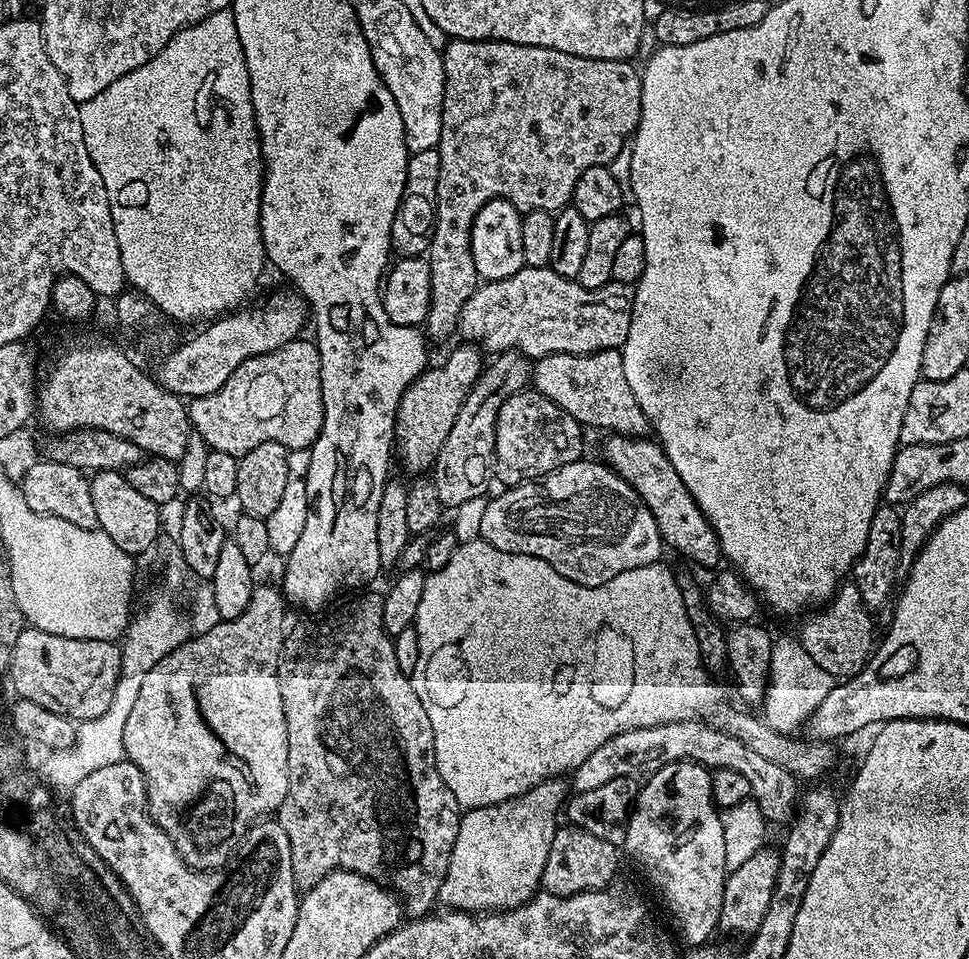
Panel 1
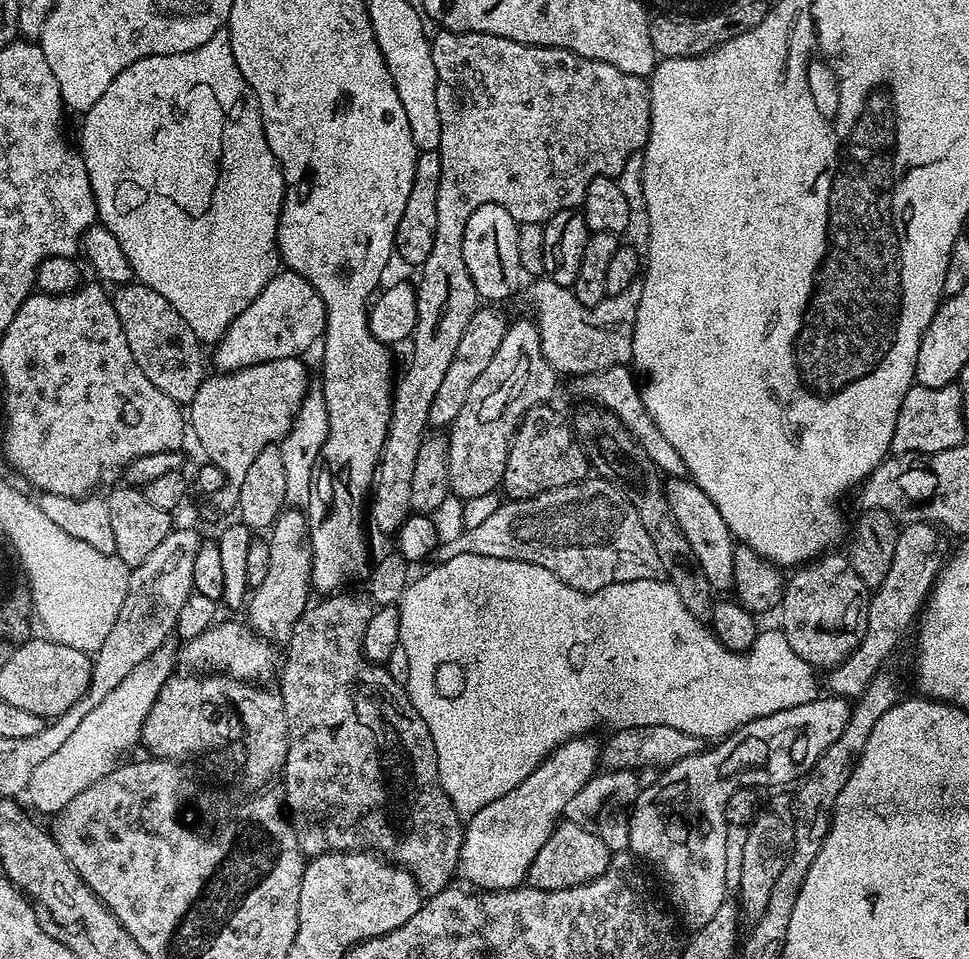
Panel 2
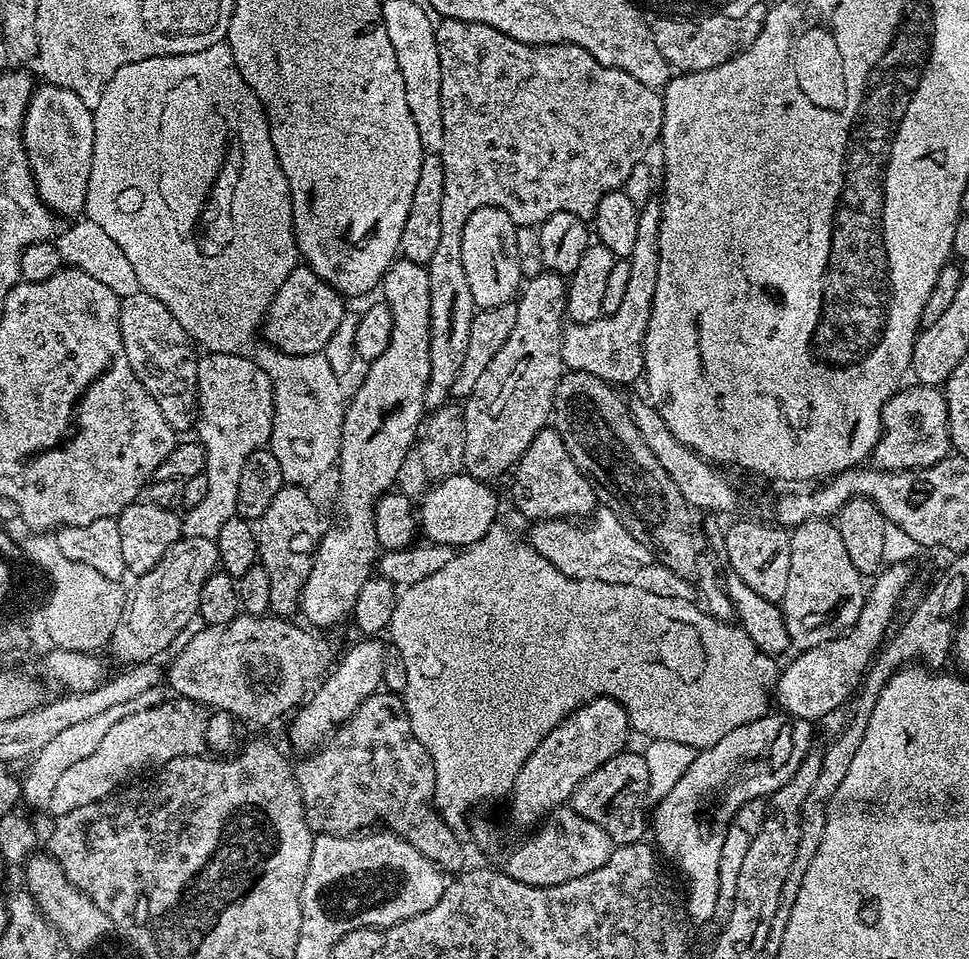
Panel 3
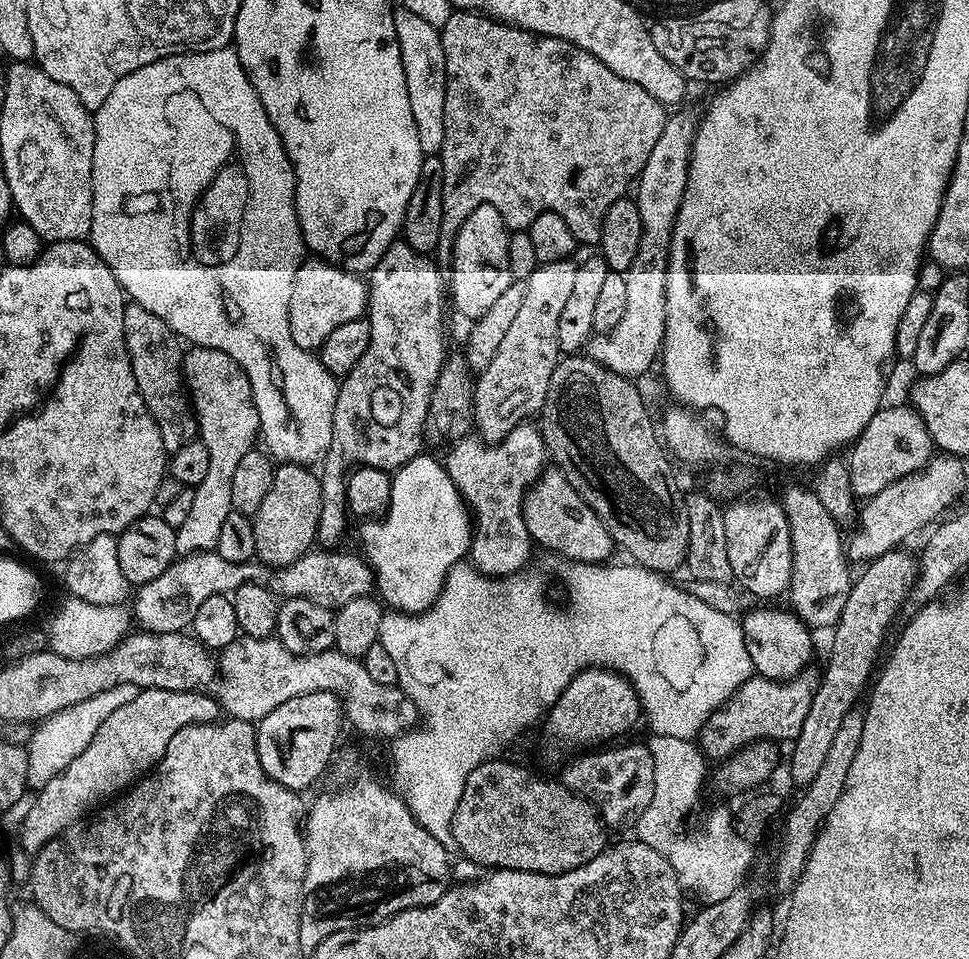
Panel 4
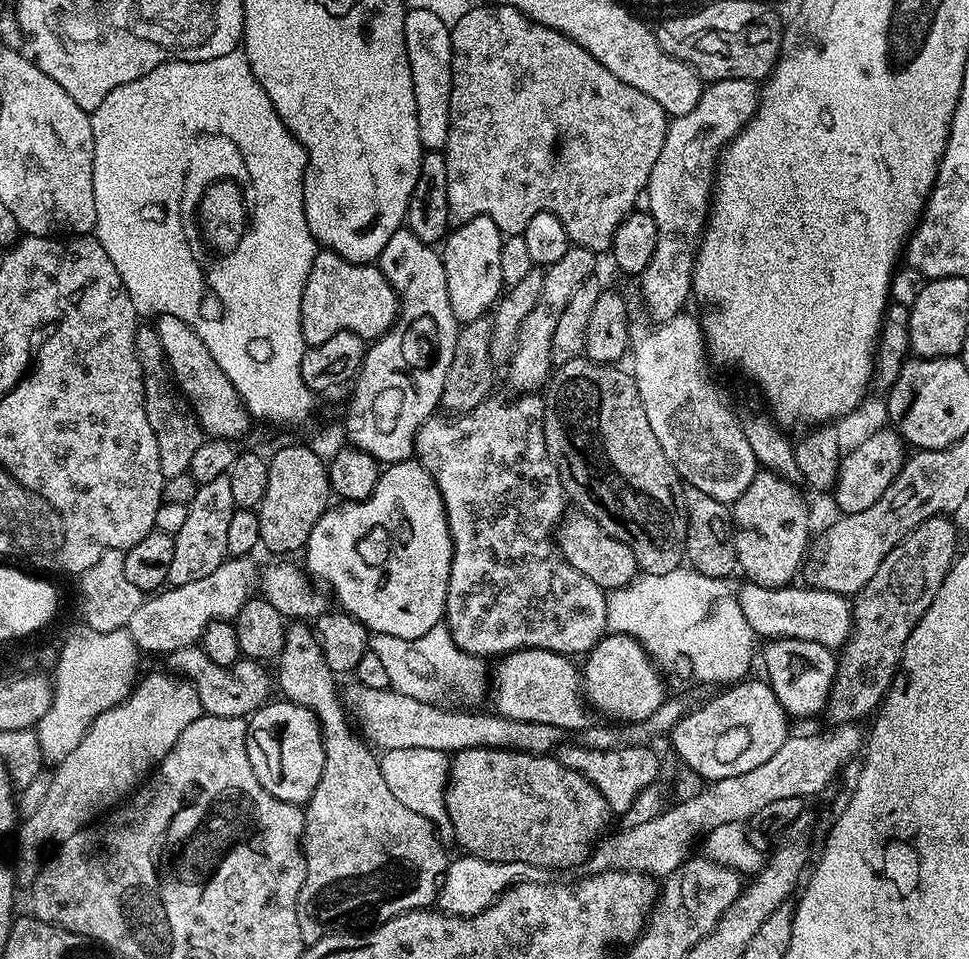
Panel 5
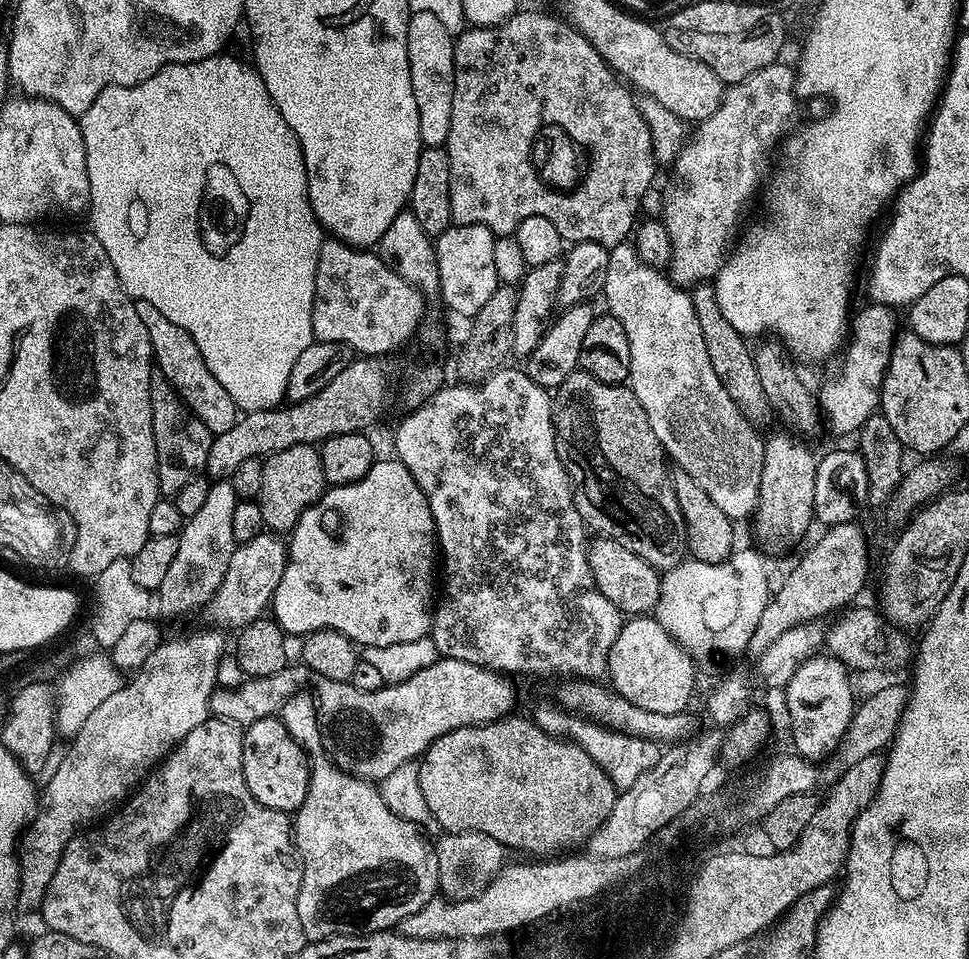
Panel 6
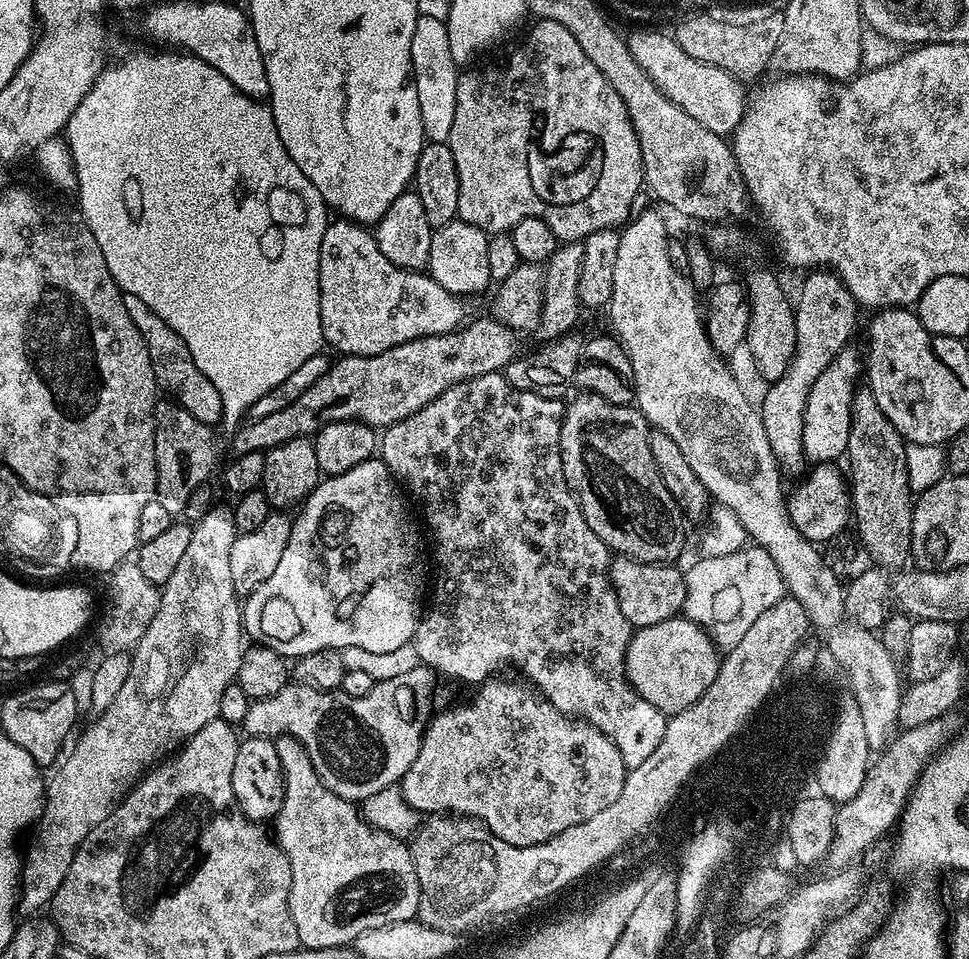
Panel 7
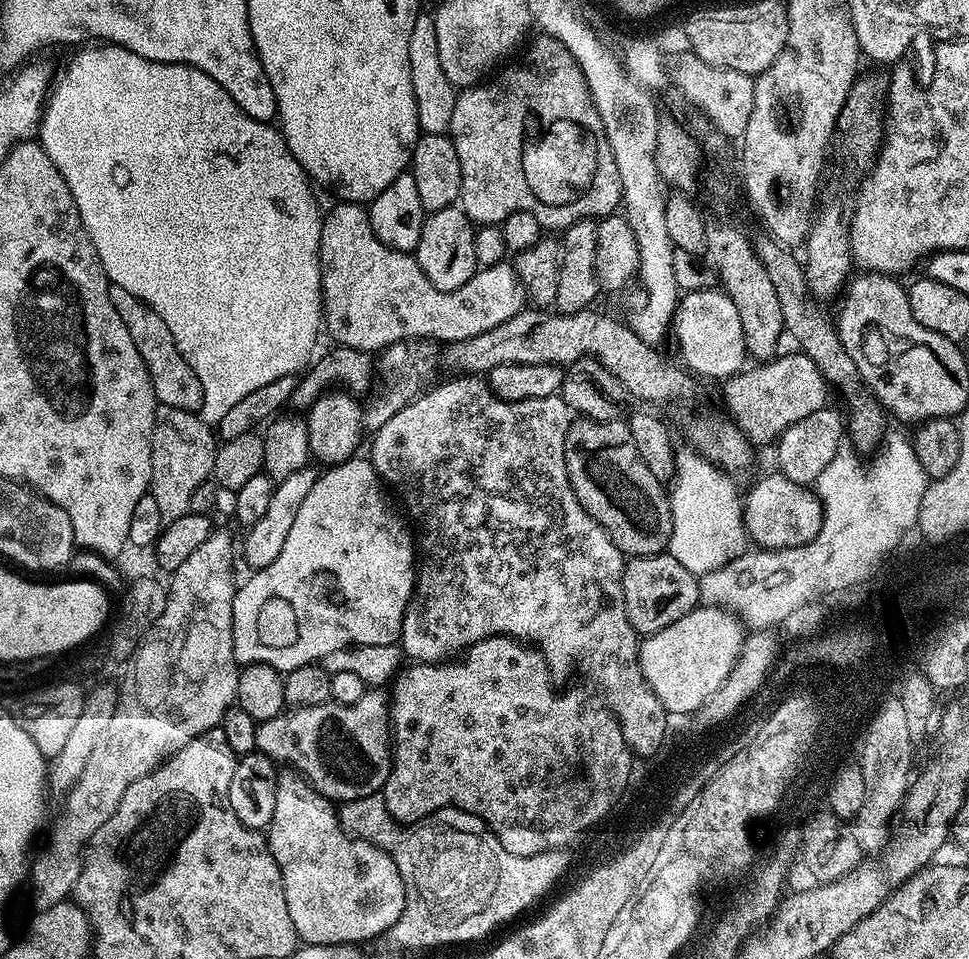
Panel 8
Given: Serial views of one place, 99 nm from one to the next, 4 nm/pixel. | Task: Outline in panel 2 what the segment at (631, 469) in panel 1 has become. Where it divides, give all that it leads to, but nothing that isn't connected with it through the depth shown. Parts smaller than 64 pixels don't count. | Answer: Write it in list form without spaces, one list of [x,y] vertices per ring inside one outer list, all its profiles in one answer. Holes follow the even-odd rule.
[[[691,478],[669,479],[664,485],[664,493],[670,512],[674,514],[674,522],[678,522],[682,534],[686,534],[686,542],[690,542],[694,554],[698,554],[698,566],[702,566],[702,571],[706,573],[706,582],[710,582],[713,593],[727,593],[733,587],[734,550],[737,541],[730,526],[726,526],[722,514],[718,514],[718,506],[710,502],[707,494]]]

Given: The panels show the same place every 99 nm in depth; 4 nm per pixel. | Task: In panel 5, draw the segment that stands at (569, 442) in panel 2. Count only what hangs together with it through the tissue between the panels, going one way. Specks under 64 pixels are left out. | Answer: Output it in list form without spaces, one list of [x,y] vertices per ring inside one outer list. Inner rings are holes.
[[[569,511],[560,521],[554,533],[554,539],[562,558],[570,562],[570,566],[574,566],[578,574],[586,574],[590,582],[594,582],[602,589],[623,588],[625,584],[635,580],[638,575],[636,559],[630,546],[606,534],[606,530],[602,530],[602,526],[598,526],[598,522],[594,522],[594,518],[590,518],[584,512]]]

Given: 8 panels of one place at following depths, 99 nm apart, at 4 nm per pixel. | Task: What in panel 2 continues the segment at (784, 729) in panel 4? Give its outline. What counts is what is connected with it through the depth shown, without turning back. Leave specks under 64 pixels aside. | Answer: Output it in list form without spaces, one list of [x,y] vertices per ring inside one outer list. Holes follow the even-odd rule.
[[[904,524],[898,534],[898,542],[894,546],[894,562],[890,562],[890,570],[886,573],[886,578],[868,597],[868,621],[866,622],[866,634],[862,642],[845,658],[842,663],[827,673],[827,691],[834,696],[845,698],[855,698],[861,696],[866,690],[866,686],[874,677],[881,675],[884,663],[892,656],[892,651],[900,644],[900,639],[908,632],[908,627],[913,627],[914,621],[919,617],[931,591],[932,585],[939,576],[942,567],[942,556],[940,560],[940,536],[931,524]]]

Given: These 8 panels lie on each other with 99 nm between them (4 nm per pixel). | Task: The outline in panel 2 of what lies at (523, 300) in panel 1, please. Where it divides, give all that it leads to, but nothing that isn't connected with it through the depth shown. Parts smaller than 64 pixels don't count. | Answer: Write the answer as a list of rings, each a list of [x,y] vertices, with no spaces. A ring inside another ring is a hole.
[[[536,278],[531,281],[528,288],[528,300],[532,303],[536,328],[540,331],[540,341],[542,342],[542,354],[546,362],[558,374],[566,374],[571,378],[590,374],[591,372],[601,372],[610,366],[619,364],[627,365],[632,358],[632,343],[634,342],[634,318],[638,314],[638,302],[642,298],[642,283],[637,282],[630,285],[622,294],[617,296],[605,296],[598,306],[584,308],[582,302],[573,294],[571,288],[558,286],[558,282],[547,278]]]

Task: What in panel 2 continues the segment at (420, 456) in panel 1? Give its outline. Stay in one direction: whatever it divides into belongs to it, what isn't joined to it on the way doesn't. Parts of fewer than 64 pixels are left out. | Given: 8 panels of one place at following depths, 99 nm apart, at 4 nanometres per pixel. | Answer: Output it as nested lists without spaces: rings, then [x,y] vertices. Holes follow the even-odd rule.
[[[480,306],[470,318],[462,339],[458,342],[458,350],[454,353],[454,362],[450,362],[446,370],[444,381],[442,381],[438,394],[434,396],[434,403],[430,406],[429,425],[436,430],[447,429],[458,418],[466,397],[470,394],[474,382],[486,371],[486,365],[494,358],[494,350],[502,346],[502,338],[506,338],[509,317],[504,317],[496,306]]]

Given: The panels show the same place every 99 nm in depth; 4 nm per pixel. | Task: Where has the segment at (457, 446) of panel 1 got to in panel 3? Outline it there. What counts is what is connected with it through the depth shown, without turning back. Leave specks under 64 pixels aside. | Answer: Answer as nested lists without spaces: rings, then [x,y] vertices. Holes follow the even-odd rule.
[[[546,270],[523,281],[515,301],[518,319],[514,321],[514,330],[510,330],[510,338],[506,338],[502,350],[498,350],[498,354],[490,358],[490,366],[482,370],[482,378],[478,378],[474,390],[462,404],[466,422],[464,472],[475,480],[492,482],[495,476],[502,475],[504,471],[507,473],[522,458],[526,446],[530,446],[530,442],[534,442],[536,435],[549,423],[552,403],[556,397],[556,385],[566,371],[560,338],[566,327],[564,303],[567,297],[565,277],[557,276],[555,272]]]

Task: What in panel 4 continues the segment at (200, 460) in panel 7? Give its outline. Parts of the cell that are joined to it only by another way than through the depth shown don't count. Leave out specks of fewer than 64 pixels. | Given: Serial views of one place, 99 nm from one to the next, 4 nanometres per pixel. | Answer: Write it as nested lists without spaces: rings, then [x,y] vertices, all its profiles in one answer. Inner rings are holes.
[[[134,302],[124,305],[122,334],[134,370],[134,382],[138,382],[138,390],[158,426],[158,434],[162,434],[165,453],[176,452],[198,436],[196,414],[184,383],[182,341],[158,314],[150,314],[150,310]]]

